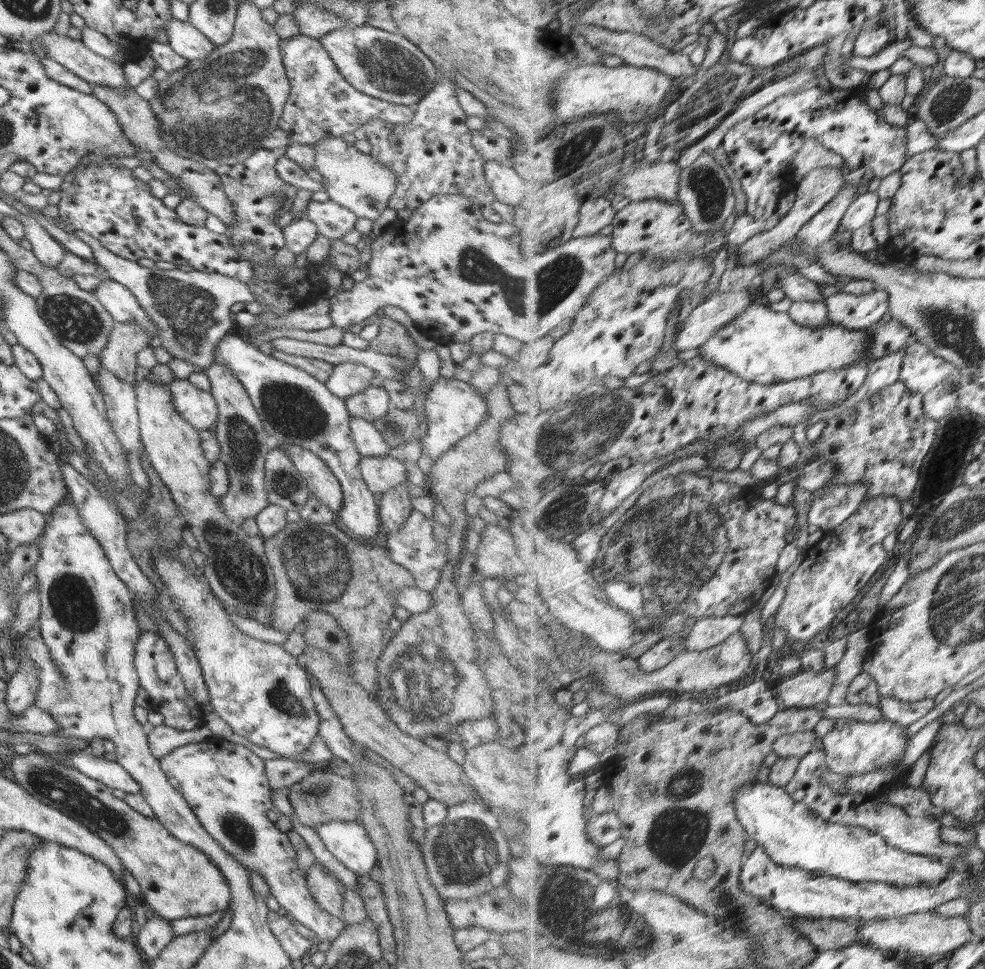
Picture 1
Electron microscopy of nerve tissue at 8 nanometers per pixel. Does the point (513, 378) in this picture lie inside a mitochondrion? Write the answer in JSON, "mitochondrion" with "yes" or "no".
{"mitochondrion":"no"}

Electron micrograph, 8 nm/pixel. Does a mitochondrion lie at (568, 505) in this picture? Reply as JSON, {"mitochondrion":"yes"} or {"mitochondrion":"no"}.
{"mitochondrion":"yes"}

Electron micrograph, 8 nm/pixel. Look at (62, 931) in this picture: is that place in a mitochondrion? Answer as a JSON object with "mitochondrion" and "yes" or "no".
{"mitochondrion":"no"}

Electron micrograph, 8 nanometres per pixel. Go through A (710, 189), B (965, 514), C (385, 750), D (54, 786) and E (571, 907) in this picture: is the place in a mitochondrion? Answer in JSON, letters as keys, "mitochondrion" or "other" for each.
{"A":"mitochondrion","B":"mitochondrion","C":"other","D":"mitochondrion","E":"mitochondrion"}

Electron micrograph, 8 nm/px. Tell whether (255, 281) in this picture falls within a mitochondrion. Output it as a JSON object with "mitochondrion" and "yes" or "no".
{"mitochondrion":"no"}

